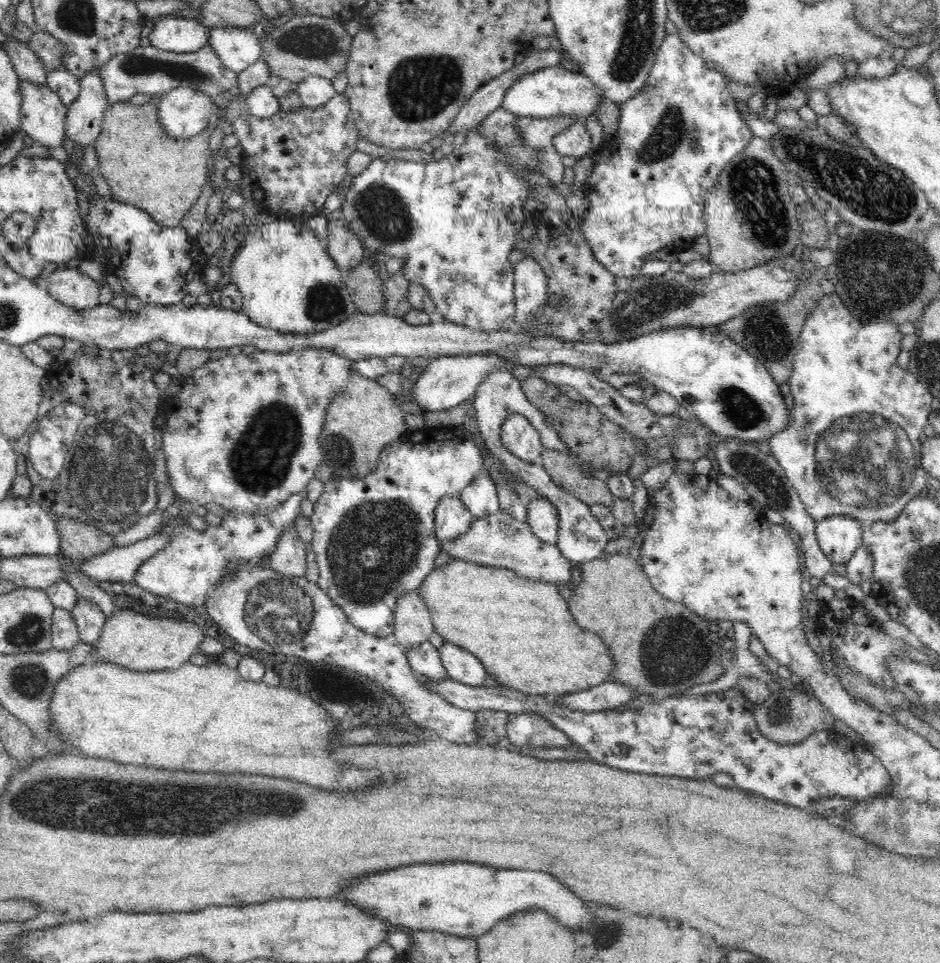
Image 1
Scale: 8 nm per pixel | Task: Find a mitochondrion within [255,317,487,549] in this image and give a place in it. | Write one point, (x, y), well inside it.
(340, 452)

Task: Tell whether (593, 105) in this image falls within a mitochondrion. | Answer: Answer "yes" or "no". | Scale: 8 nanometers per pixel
no

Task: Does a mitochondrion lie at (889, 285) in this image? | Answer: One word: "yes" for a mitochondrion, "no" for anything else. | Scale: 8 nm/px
yes

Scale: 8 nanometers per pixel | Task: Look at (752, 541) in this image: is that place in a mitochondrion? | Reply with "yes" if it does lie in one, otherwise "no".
no

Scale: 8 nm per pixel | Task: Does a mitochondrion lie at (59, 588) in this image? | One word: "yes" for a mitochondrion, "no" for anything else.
no

